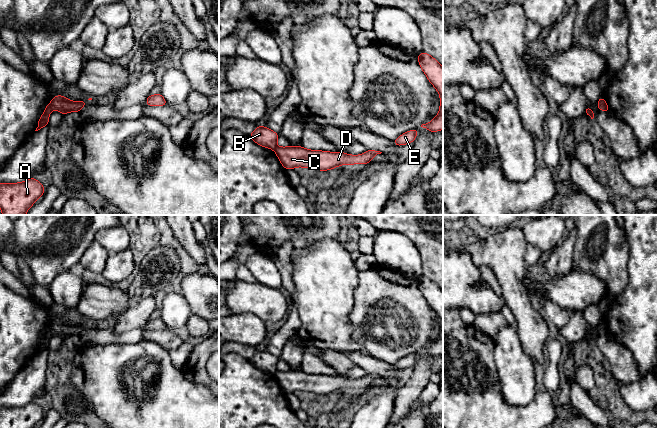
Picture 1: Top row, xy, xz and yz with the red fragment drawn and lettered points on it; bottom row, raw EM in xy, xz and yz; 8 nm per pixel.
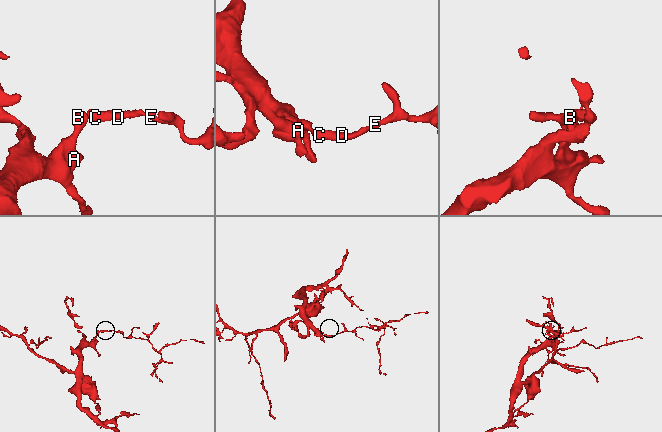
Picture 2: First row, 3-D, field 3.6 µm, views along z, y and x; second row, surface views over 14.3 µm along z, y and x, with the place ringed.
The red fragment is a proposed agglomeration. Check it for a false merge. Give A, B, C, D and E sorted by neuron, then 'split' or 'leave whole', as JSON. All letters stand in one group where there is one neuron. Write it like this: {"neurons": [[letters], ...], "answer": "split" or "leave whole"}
{"neurons": [["A", "B"], ["C", "D", "E"]], "answer": "split"}

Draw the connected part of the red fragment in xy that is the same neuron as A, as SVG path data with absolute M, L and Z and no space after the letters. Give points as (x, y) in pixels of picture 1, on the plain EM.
M35 402L20 407L0 408L0 428L35 428L45 412Z

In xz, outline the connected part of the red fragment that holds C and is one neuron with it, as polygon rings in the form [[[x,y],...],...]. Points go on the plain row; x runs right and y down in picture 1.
[[[301,370],[277,371],[274,375],[285,393],[304,391],[321,395],[335,393],[339,389],[368,388],[375,379],[382,377],[367,374],[361,379],[349,379],[340,375],[308,374]]]

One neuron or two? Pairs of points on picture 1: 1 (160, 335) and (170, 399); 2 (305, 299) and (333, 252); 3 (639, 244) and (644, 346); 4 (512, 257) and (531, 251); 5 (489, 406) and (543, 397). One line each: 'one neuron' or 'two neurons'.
1: two neurons
2: one neuron
3: one neuron
4: two neurons
5: one neuron

